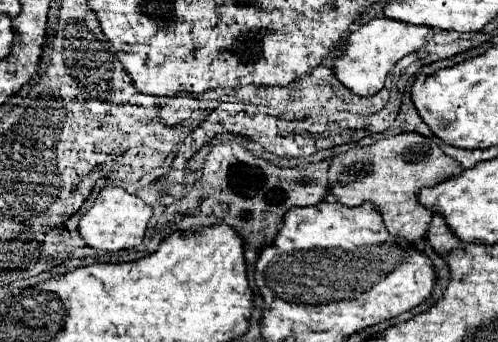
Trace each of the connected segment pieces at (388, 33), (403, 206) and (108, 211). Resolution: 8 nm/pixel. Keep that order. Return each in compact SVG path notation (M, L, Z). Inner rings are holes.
M386 17L372 19L372 21L364 23L358 31L354 31L346 37L346 45L342 49L342 55L334 57L334 61L332 61L334 77L346 89L354 91L354 95L370 97L384 87L388 71L402 57L406 57L412 51L418 51L426 43L428 33L432 33L430 27L414 27L414 25L392 21L392 19L386 19Z
M400 133L396 137L384 137L374 145L354 147L342 155L334 155L328 161L328 195L334 195L346 207L372 203L390 235L416 241L426 235L432 219L432 213L418 203L418 191L422 187L434 187L460 171L462 167L444 155L432 139L418 133Z
M106 185L98 193L94 205L82 215L82 219L80 219L80 235L96 251L134 249L134 247L138 247L142 243L150 217L152 217L152 207L146 205L140 197L130 195L120 187Z

